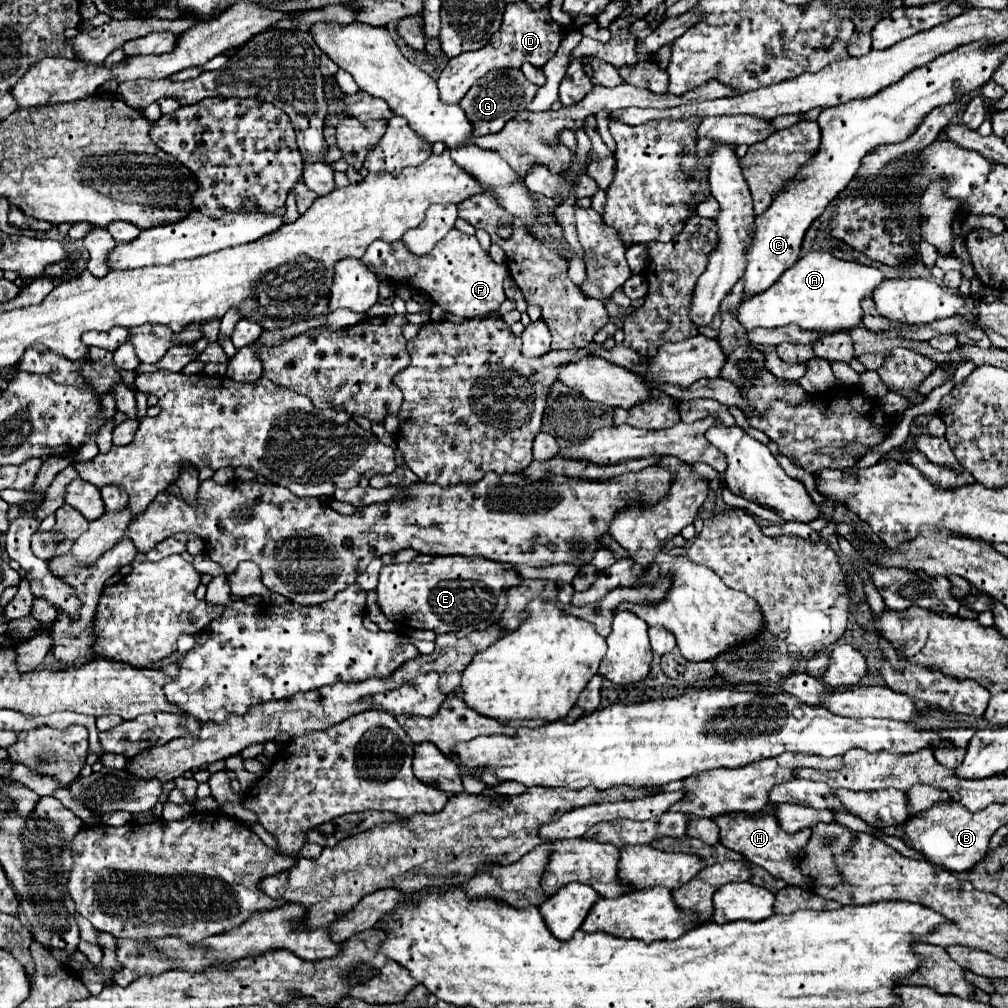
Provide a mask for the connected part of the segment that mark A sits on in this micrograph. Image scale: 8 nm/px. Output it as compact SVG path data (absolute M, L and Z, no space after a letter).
M809 252L799 258L795 266L785 270L767 292L745 298L731 314L743 324L745 330L777 328L783 324L799 324L801 328L817 332L843 332L861 322L861 300L885 280L883 272L875 266L839 260L827 252Z

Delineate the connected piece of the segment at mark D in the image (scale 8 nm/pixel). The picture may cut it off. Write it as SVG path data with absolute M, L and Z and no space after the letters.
M525 2L507 4L499 32L493 34L493 40L485 48L481 48L477 52L463 52L461 56L447 62L445 70L441 72L441 76L437 80L439 98L445 104L457 104L465 96L465 92L477 82L477 78L485 76L489 70L521 68L523 62L531 62L533 66L541 68L549 58L555 56L565 34L567 34L567 30L563 30L559 24L555 24L551 20L549 8L543 8L541 12L533 12L529 8L529 4L525 4Z

